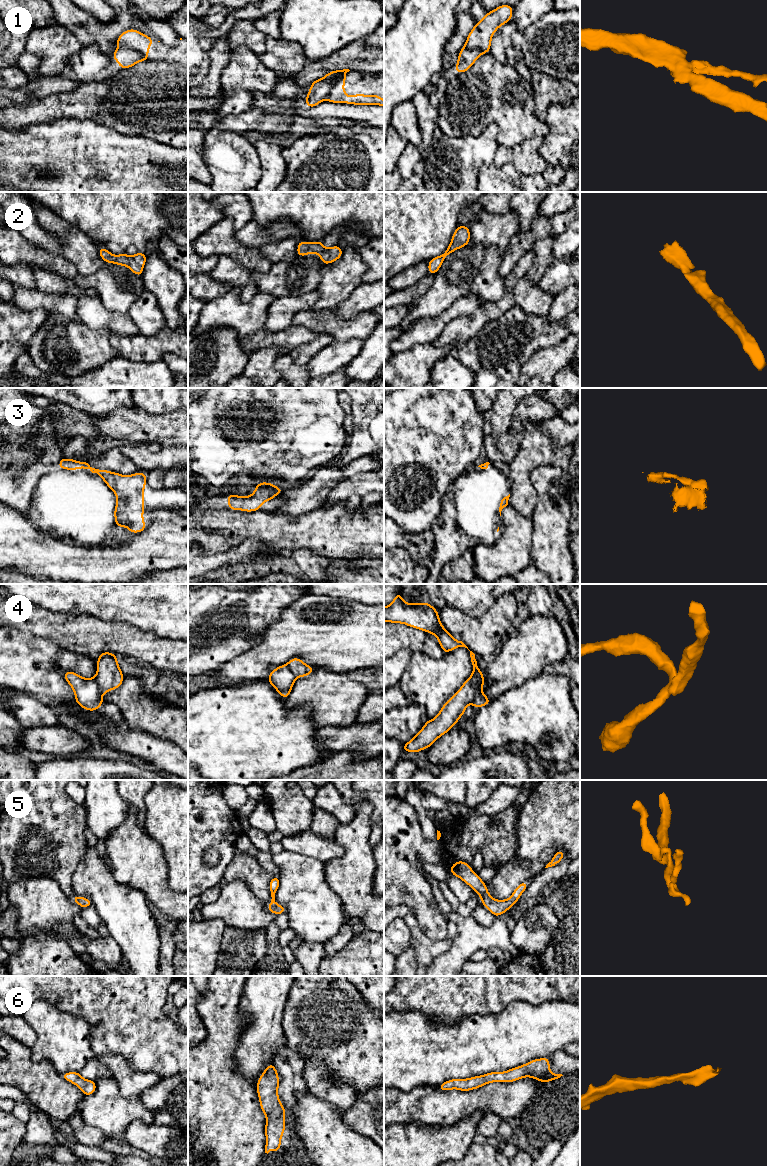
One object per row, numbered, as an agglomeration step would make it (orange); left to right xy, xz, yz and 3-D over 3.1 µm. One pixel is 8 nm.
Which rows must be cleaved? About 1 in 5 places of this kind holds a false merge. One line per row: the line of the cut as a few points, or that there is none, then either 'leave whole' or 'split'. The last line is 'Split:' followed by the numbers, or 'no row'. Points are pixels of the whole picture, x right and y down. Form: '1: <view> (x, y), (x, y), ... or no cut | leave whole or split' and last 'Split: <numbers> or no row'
1: xz (345, 73), (342, 73), (332, 82), (329, 92), (324, 99) | split
2: no cut | leave whole
3: no cut | leave whole
4: yz (482, 674), (475, 686), (474, 698), (471, 702) | split
5: no cut | leave whole
6: no cut | leave whole
Split: 1, 4

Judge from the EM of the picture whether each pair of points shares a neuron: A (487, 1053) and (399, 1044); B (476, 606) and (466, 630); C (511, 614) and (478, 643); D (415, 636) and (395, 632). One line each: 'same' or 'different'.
A: same
B: different
C: same
D: same

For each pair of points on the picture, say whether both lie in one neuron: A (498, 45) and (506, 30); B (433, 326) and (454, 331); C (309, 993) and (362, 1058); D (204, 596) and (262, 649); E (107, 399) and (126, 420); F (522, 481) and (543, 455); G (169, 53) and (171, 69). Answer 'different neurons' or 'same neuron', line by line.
A: same neuron
B: different neurons
C: same neuron
D: different neurons
E: different neurons
F: same neuron
G: different neurons

